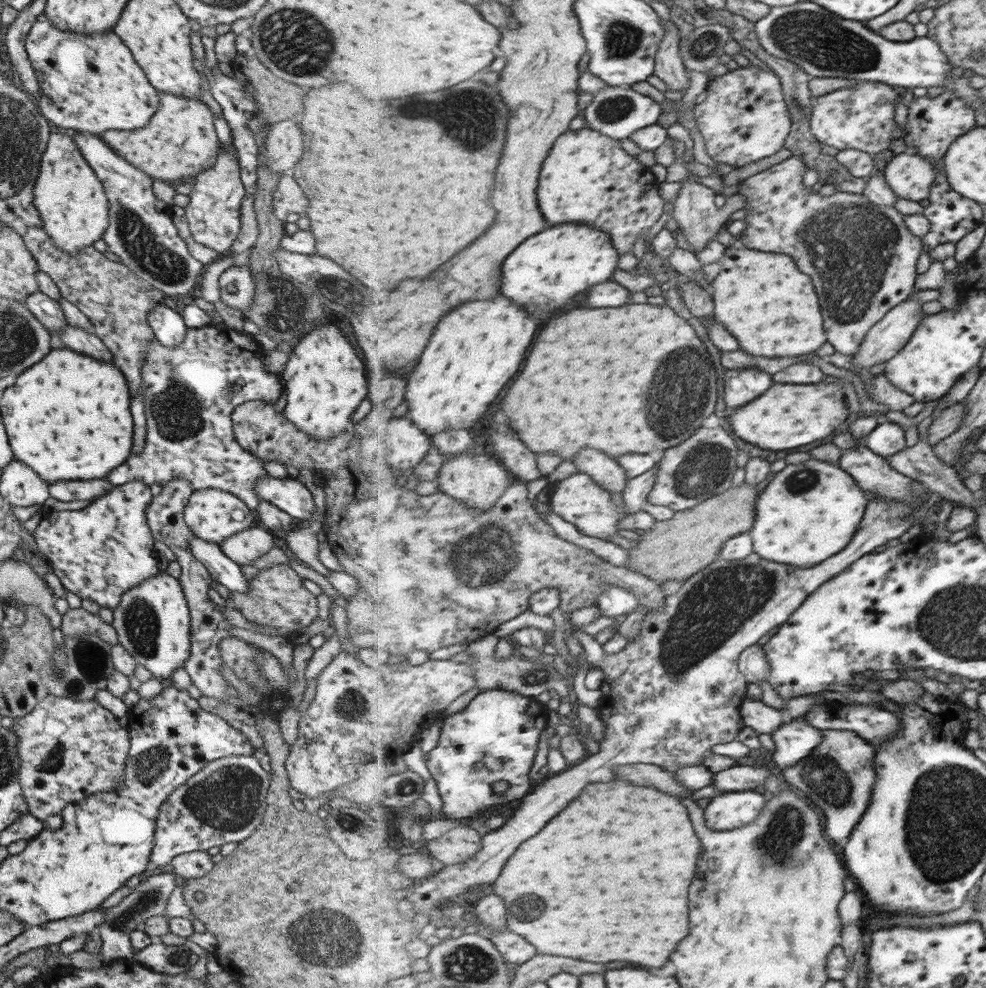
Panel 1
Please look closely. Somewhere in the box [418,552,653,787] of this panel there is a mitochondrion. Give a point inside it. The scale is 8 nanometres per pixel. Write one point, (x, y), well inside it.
(527, 678)

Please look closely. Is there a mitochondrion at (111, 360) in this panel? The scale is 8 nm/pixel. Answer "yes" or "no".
no

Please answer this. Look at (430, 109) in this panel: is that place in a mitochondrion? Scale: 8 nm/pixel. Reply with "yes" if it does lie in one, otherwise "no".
yes

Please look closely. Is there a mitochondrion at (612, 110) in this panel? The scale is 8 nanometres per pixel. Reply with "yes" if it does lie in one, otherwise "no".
yes

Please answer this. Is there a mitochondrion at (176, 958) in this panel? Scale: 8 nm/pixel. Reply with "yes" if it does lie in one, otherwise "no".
yes

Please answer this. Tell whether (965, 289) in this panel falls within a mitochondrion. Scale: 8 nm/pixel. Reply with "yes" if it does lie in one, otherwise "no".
no

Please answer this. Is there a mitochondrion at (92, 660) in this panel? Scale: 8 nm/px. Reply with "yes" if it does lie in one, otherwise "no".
yes

